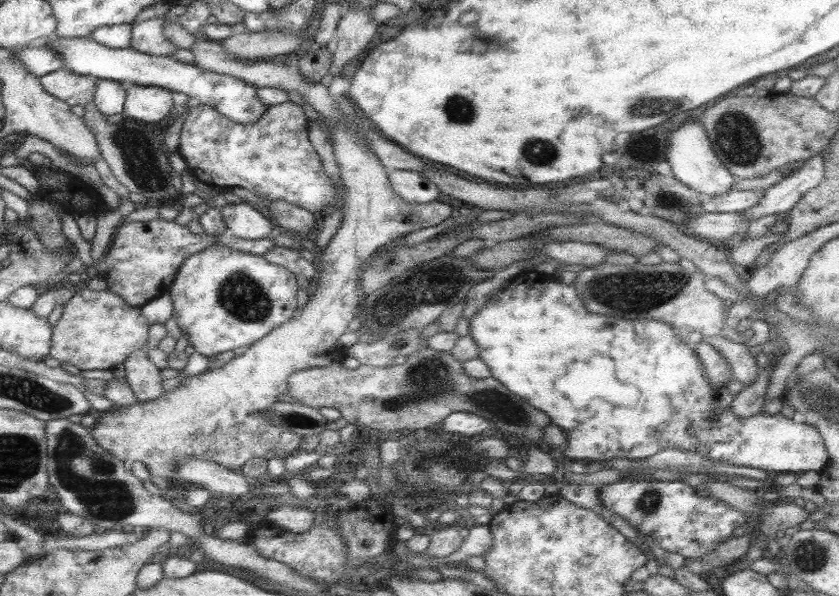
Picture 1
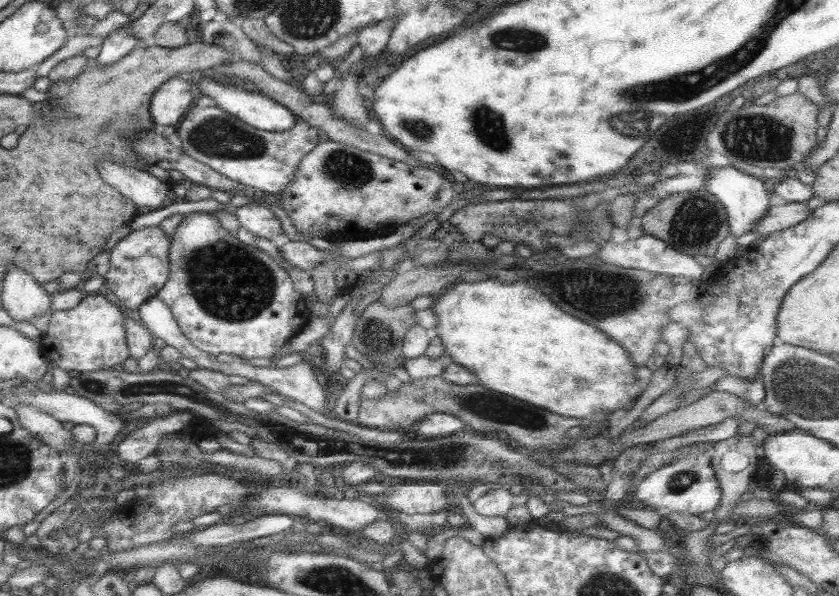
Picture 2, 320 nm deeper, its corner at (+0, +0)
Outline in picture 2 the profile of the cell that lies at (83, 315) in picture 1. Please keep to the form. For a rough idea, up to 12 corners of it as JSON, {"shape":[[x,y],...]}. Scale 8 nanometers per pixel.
{"shape":[[104,294],[53,311],[40,350],[67,373],[128,357],[124,313]]}

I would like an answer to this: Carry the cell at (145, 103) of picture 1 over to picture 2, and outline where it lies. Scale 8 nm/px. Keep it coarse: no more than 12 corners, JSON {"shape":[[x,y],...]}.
{"shape":[[163,82],[149,101],[151,122],[177,126],[194,105],[191,83]]}

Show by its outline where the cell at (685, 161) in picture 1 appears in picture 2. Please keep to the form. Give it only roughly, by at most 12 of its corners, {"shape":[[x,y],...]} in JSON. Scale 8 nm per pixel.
{"shape":[[707,165],[704,189],[723,207],[728,232],[750,232],[770,207],[759,179]]}

